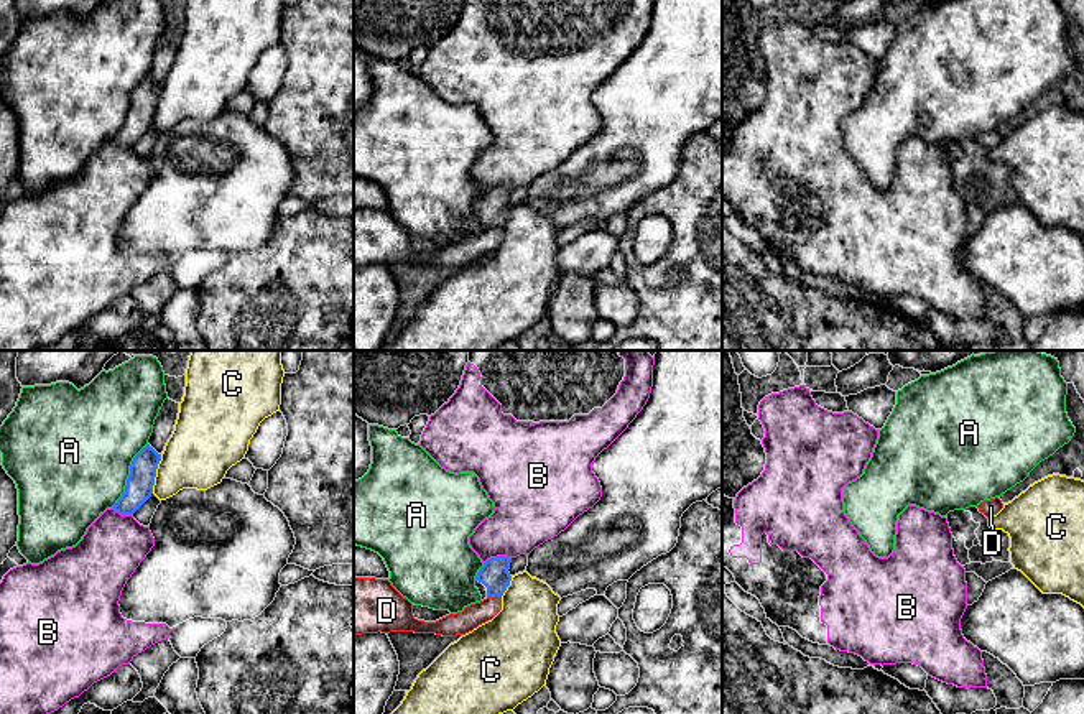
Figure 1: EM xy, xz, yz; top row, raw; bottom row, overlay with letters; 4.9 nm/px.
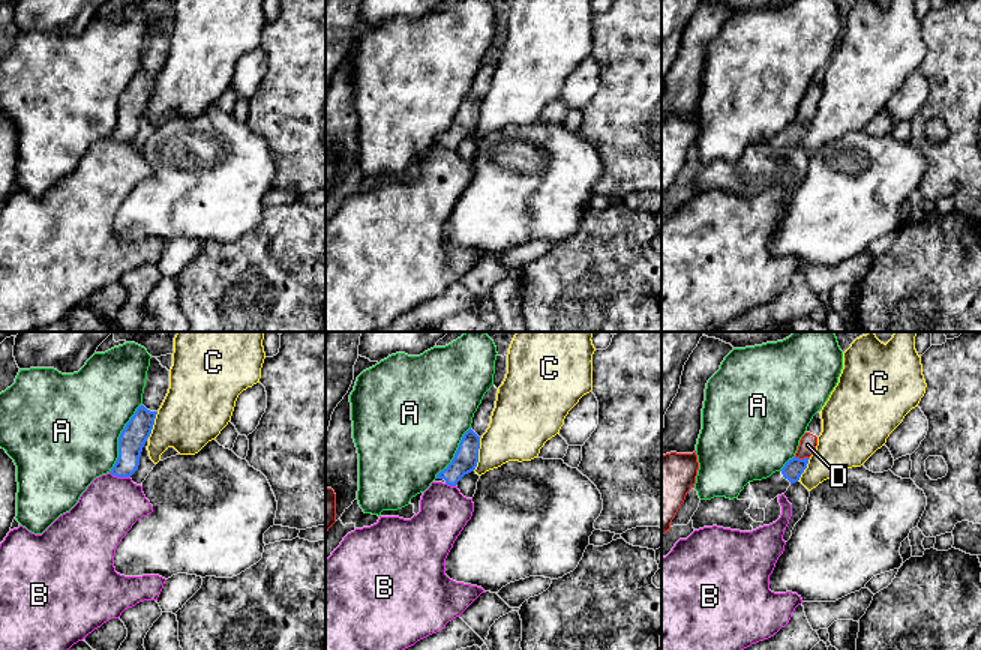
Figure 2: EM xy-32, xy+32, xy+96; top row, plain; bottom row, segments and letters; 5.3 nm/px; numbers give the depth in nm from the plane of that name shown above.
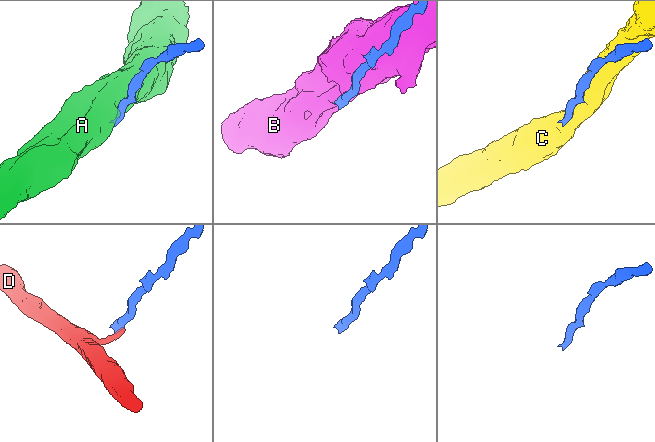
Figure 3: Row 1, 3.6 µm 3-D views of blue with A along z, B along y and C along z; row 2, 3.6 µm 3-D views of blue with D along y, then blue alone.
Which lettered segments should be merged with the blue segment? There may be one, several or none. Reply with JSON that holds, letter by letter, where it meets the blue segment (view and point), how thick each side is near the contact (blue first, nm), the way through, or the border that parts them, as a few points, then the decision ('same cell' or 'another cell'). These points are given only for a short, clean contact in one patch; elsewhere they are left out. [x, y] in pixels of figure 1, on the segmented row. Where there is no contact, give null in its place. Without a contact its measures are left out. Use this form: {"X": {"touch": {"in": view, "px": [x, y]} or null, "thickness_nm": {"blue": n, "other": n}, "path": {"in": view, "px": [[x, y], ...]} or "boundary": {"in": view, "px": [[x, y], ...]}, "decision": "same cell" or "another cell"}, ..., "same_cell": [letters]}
{"A": {"touch": {"in": "xy", "px": [129, 476]}, "thickness_nm": {"blue": 140, "other": 500}, "boundary": {"in": "xy", "px": [[147, 443], [132, 461], [125, 491], [111, 507]]}, "decision": "another cell"}, "B": {"touch": {"in": "xz", "px": [497, 556]}, "thickness_nm": {"blue": 150, "other": 320}, "decision": "another cell"}, "C": {"touch": {"in": "xy", "px": [155, 474]}, "thickness_nm": {"blue": 140, "other": 320}, "decision": "another cell"}, "D": {"touch": {"in": "xz", "px": [494, 596]}, "thickness_nm": {"blue": 150, "other": 120}, "boundary": {"in": "xz", "px": [[500, 594], [487, 598]]}, "decision": "another cell"}, "same_cell": []}

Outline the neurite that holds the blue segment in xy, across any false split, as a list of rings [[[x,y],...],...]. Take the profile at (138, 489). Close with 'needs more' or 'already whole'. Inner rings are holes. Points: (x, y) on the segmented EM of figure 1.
[[[150,444],[133,457],[125,492],[112,507],[115,512],[133,515],[151,497],[160,461],[161,454]]]; already whole

